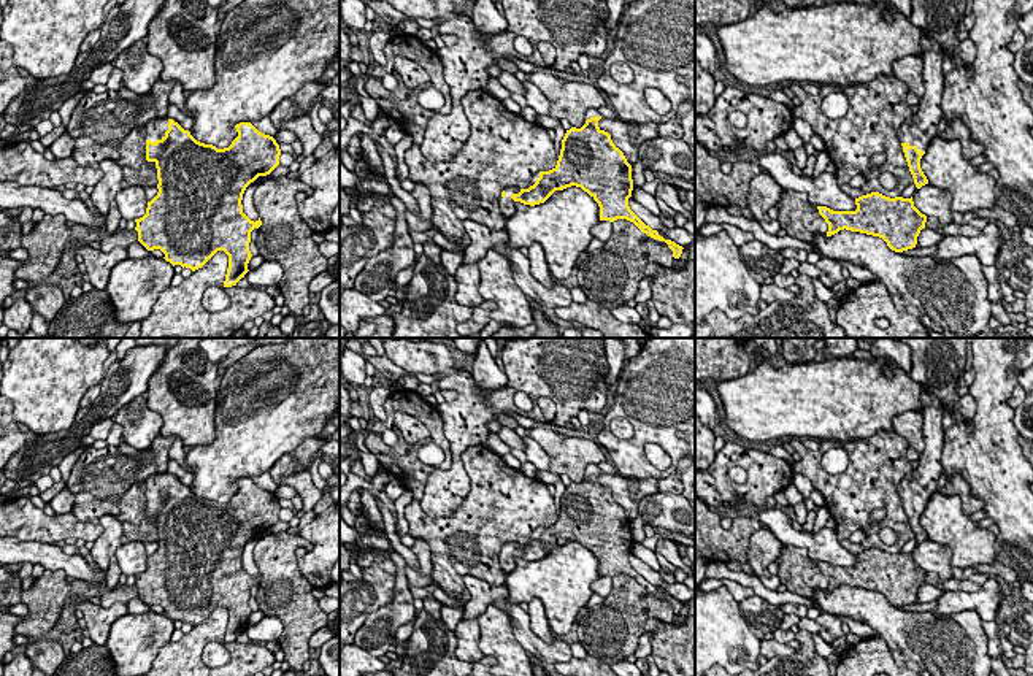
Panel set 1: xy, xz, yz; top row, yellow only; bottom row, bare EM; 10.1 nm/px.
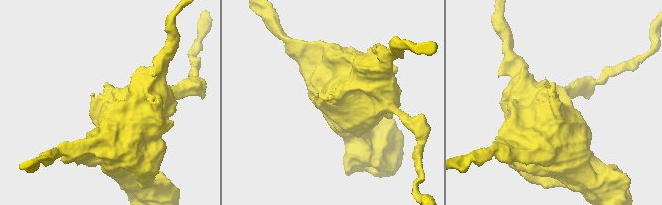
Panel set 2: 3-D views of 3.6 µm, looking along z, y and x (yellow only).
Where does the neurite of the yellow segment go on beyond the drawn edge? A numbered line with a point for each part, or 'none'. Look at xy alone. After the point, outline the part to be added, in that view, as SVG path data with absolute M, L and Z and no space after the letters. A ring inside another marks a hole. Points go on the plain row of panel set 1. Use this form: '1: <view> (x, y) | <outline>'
1: xy (156, 484) | M152 474L146 481L146 495L151 495L156 498L157 495L162 495L165 492L165 487L168 486L168 474Z

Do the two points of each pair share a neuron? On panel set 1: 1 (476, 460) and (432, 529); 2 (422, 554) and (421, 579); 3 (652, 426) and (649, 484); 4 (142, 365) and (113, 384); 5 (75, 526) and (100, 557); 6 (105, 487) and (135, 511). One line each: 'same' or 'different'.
1: same
2: same
3: different
4: same
5: different
6: same

